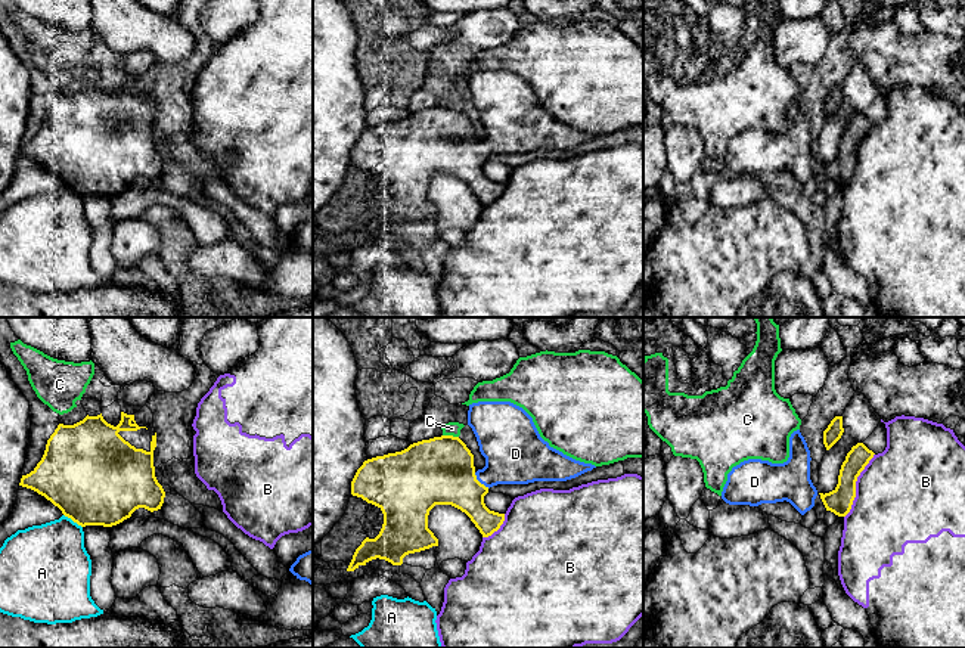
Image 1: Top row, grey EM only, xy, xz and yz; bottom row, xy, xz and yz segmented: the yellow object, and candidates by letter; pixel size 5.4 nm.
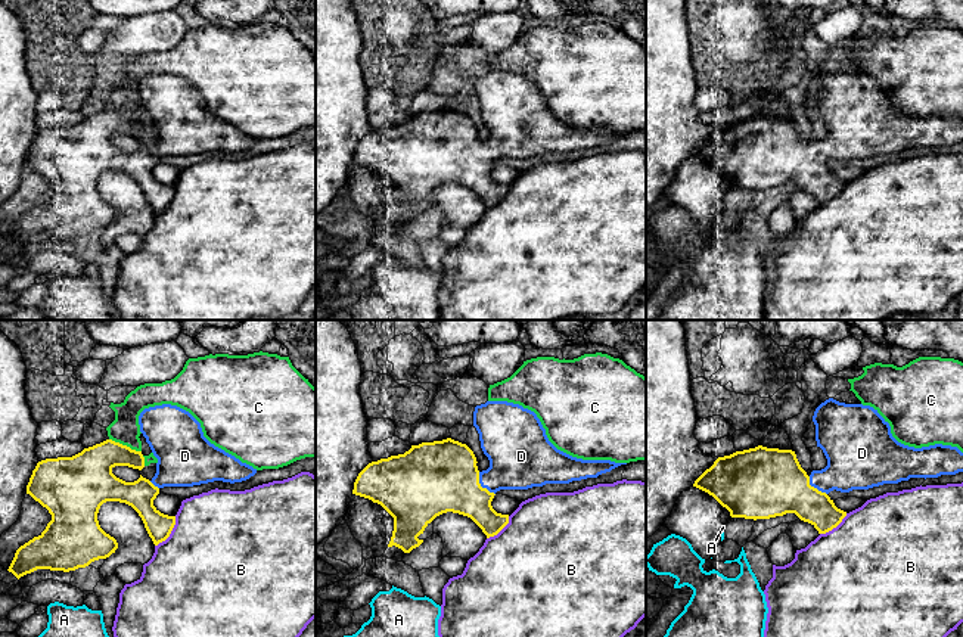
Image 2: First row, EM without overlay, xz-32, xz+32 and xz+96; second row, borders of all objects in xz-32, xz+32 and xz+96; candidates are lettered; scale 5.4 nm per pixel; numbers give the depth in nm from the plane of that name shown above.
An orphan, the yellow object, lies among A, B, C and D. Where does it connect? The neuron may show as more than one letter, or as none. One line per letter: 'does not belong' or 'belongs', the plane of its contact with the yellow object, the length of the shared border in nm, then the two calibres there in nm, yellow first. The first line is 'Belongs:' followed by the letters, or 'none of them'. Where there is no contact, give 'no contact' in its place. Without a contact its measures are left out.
Belongs: D
A: does not belong; meets yellow in xy; contact 130 nm long; 500 nm thick on the yellow side, 400 nm on the other
B: does not belong; meets yellow in yz; contact 380 nm long; 140 nm thick on the yellow side, 480 nm on the other
C: does not belong; meets yellow in xz; contact 90 nm long; 360 nm thick on the yellow side, 80 nm on the other
D: belongs; meets yellow in xz; contact 120 nm long; 360 nm thick on the yellow side, 320 nm on the other

